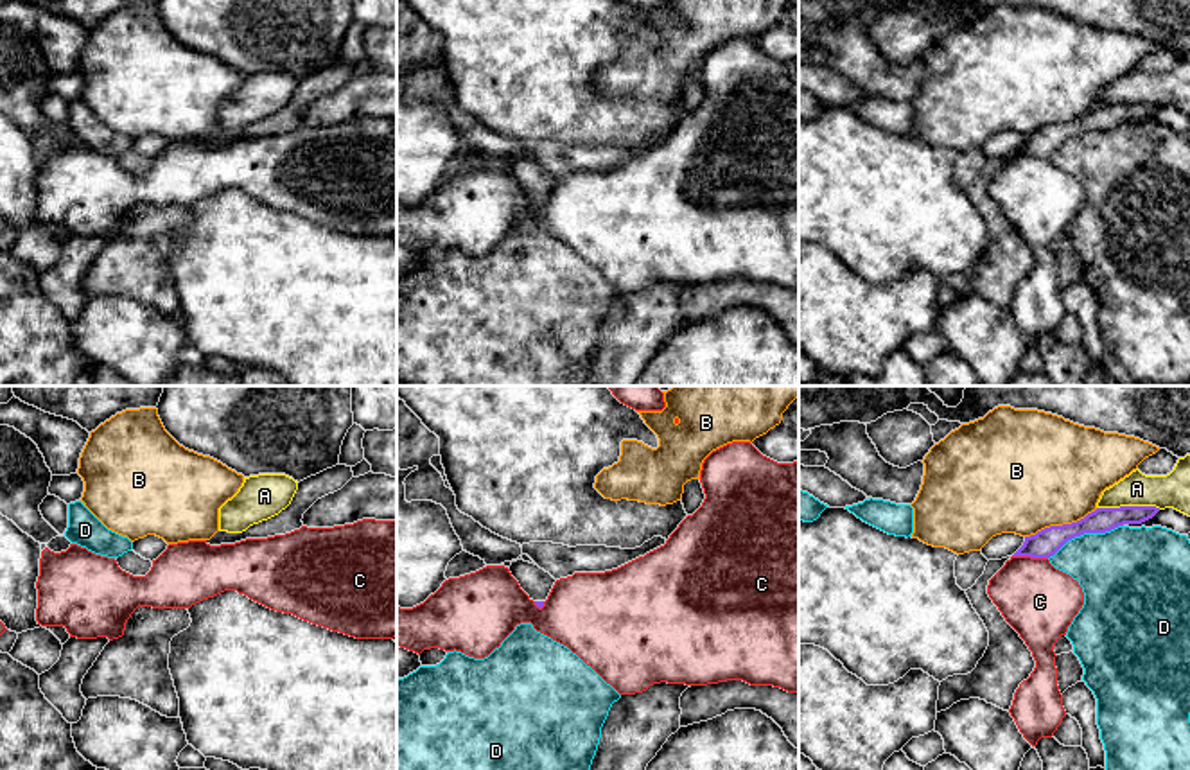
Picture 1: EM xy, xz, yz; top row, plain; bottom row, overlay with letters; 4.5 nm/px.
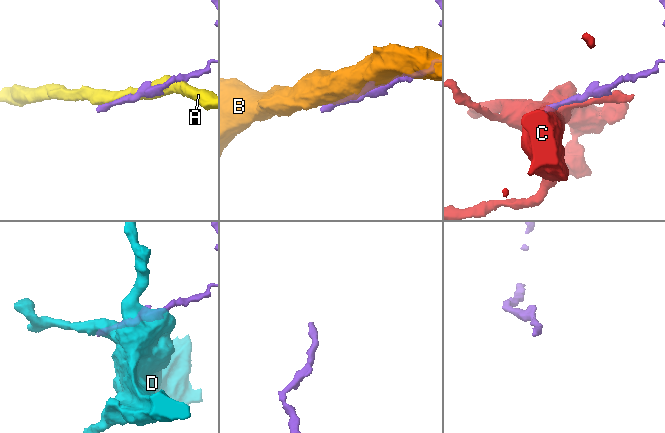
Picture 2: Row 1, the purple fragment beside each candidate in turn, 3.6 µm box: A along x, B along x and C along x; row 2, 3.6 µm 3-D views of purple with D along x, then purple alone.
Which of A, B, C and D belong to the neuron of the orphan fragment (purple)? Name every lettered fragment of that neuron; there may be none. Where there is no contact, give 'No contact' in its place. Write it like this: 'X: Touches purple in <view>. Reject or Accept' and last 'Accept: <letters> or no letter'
A: Touches purple in yz. Reject
B: Touches purple in yz. Reject
C: Touches purple in yz. Reject
D: Touches purple in yz. Reject
Accept: no letter

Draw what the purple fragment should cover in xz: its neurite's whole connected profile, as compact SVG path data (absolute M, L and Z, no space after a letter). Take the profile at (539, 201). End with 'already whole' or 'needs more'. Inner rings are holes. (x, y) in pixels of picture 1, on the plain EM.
M524 158L512 160L508 167L529 197L542 206L556 178L538 163Z | needs more

